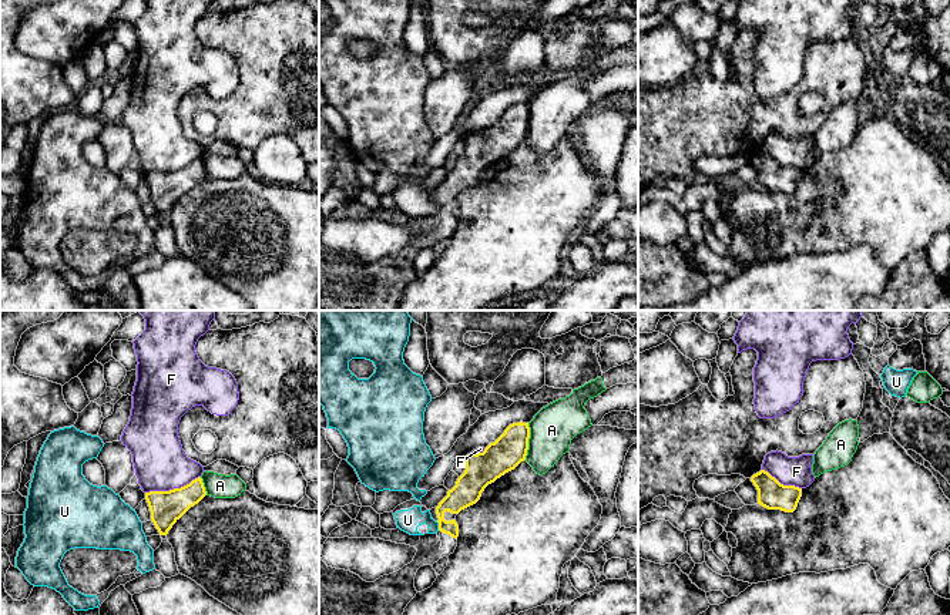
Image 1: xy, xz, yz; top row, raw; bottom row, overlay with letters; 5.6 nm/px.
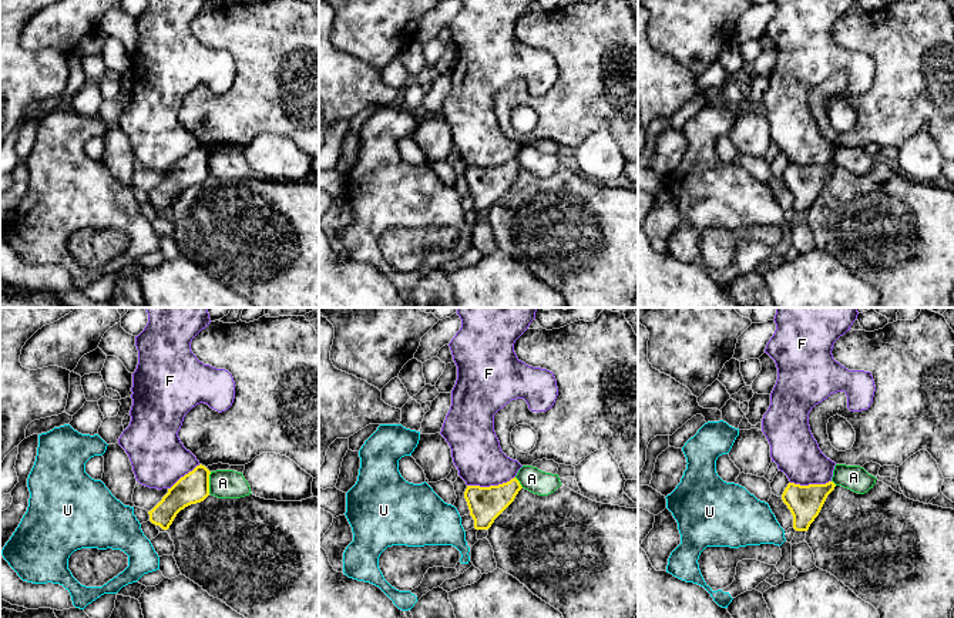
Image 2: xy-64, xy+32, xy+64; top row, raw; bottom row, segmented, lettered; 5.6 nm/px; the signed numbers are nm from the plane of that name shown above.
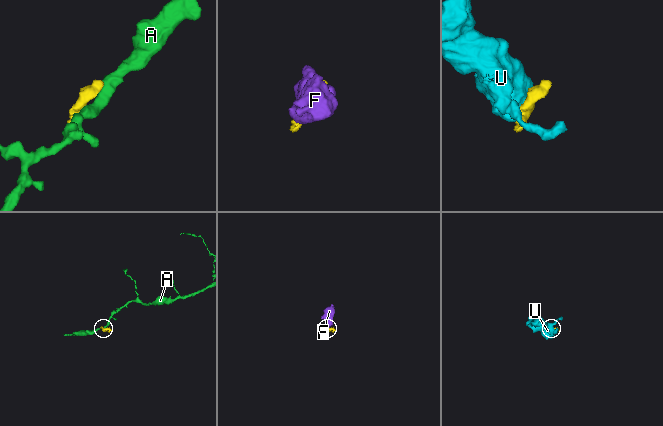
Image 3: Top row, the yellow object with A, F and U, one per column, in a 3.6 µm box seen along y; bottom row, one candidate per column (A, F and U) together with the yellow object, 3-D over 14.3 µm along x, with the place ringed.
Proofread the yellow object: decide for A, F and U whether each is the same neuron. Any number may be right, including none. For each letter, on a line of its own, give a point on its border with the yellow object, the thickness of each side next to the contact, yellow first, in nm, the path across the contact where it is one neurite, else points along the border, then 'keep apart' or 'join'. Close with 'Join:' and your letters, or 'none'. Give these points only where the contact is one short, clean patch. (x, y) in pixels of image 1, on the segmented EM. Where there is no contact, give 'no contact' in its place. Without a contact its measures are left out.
A: meets yellow in xz at (527, 442); 190 nm thick on the yellow side, 260 nm on the other; border along xz (529, 423), (529, 449), (524, 459); keep apart
F: meets yellow in xy at (174, 489); 180 nm thick on the yellow side, 300 nm on the other; border along xy (200, 476), (180, 487), (145, 493); keep apart
U: meets yellow in xz at (439, 526); 160 nm thick on the yellow side, 130 nm on the other; border along xz (436, 521), (439, 530); keep apart
Join: none

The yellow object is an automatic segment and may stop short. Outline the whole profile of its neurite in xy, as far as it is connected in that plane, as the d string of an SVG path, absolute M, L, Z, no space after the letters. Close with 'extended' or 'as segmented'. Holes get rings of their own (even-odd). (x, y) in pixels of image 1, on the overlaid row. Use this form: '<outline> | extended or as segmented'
M201 477L181 488L145 493L145 500L151 511L151 521L160 535L167 535L172 525L205 495L207 491Z | as segmented

